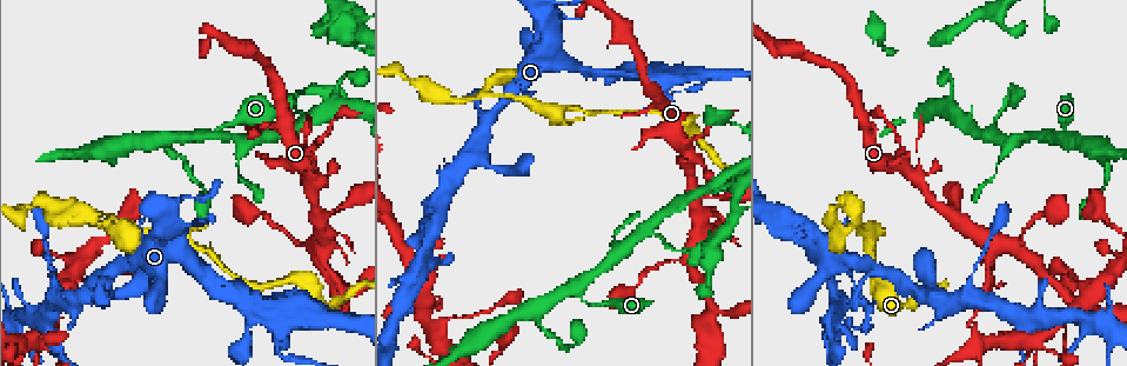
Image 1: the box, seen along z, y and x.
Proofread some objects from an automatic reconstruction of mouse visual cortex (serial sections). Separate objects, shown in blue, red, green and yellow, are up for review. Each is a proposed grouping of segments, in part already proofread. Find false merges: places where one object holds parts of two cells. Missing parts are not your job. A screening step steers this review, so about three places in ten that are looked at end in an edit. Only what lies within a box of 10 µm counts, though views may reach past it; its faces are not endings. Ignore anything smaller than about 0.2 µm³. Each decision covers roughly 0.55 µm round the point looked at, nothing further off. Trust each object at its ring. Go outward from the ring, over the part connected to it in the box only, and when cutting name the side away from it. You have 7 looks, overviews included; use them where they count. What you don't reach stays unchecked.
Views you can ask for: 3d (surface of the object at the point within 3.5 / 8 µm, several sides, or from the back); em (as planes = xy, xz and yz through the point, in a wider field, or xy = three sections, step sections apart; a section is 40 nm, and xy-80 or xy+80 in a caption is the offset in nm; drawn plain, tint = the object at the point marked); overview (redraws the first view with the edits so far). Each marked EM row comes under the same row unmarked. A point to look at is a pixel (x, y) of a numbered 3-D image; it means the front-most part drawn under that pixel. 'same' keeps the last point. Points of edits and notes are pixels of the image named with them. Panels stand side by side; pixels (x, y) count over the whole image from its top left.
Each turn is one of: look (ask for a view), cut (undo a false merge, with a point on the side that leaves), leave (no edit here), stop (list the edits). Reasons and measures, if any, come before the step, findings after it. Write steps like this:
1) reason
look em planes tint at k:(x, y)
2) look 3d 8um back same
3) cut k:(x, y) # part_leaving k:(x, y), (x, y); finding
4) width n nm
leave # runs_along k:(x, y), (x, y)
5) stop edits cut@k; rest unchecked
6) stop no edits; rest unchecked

three-way junction
look 3d 3.5um at 1:(273, 309)

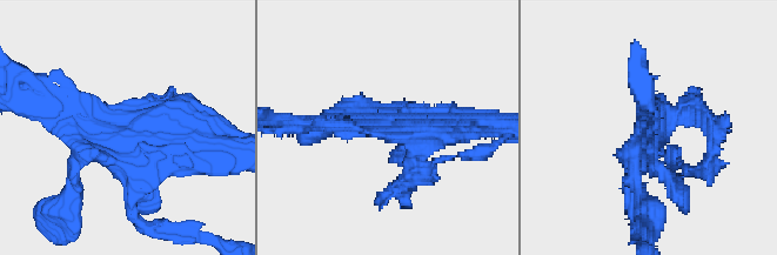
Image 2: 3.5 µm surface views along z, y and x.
shape alone is not enough
look em xy step 5 tint at 2:(648, 133)

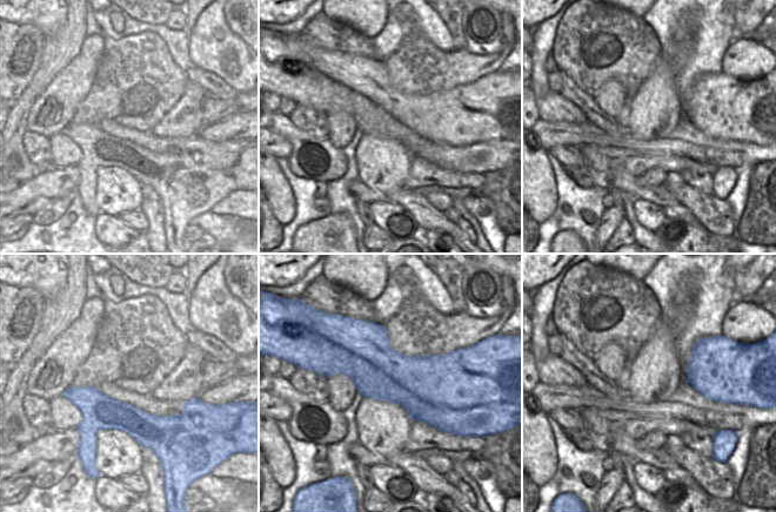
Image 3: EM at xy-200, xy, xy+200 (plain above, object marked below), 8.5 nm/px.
cut it another way
look em xy step 3 tint same

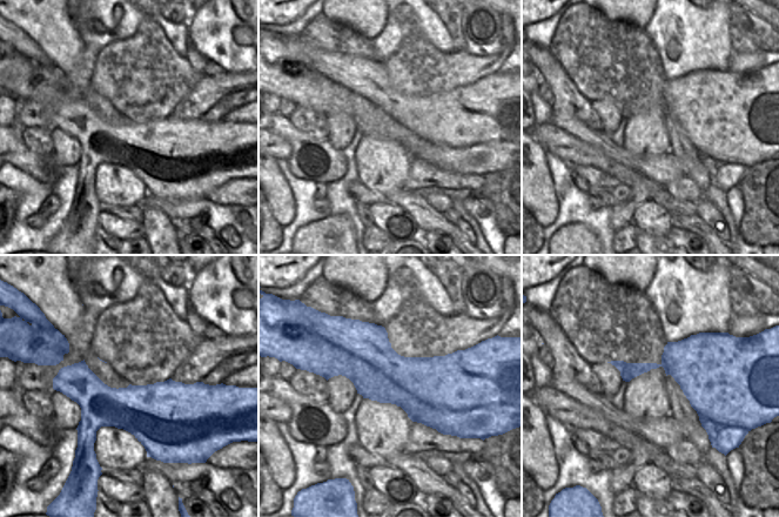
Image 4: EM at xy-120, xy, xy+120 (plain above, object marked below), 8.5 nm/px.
leave # runs_along 2:(48, 105), (99, 131), (200, 141); all the same cell

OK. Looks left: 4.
sudden change in width
look 3d 3.5um at 1:(29, 204)

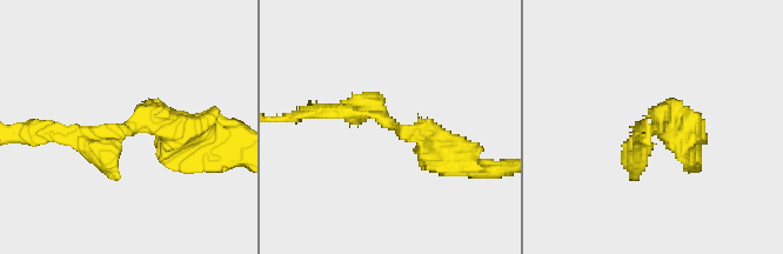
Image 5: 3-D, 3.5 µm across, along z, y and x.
look em xy step 1 tint at 5:(126, 130)

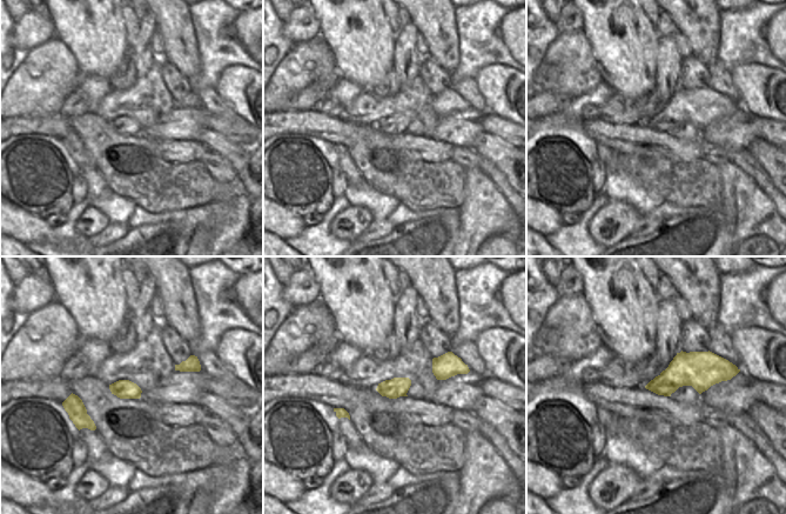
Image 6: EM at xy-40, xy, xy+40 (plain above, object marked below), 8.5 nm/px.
look em xy step 2 tint same

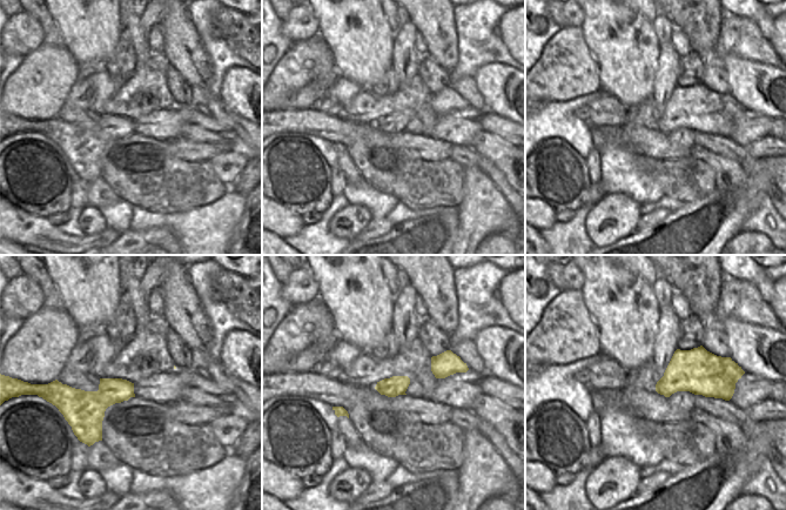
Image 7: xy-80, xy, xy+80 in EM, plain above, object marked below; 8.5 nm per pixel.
leave # runs_along 5:(450, 159), (368, 108), (332, 105); all the same cell

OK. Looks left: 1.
stop no edits; rest unchecked

